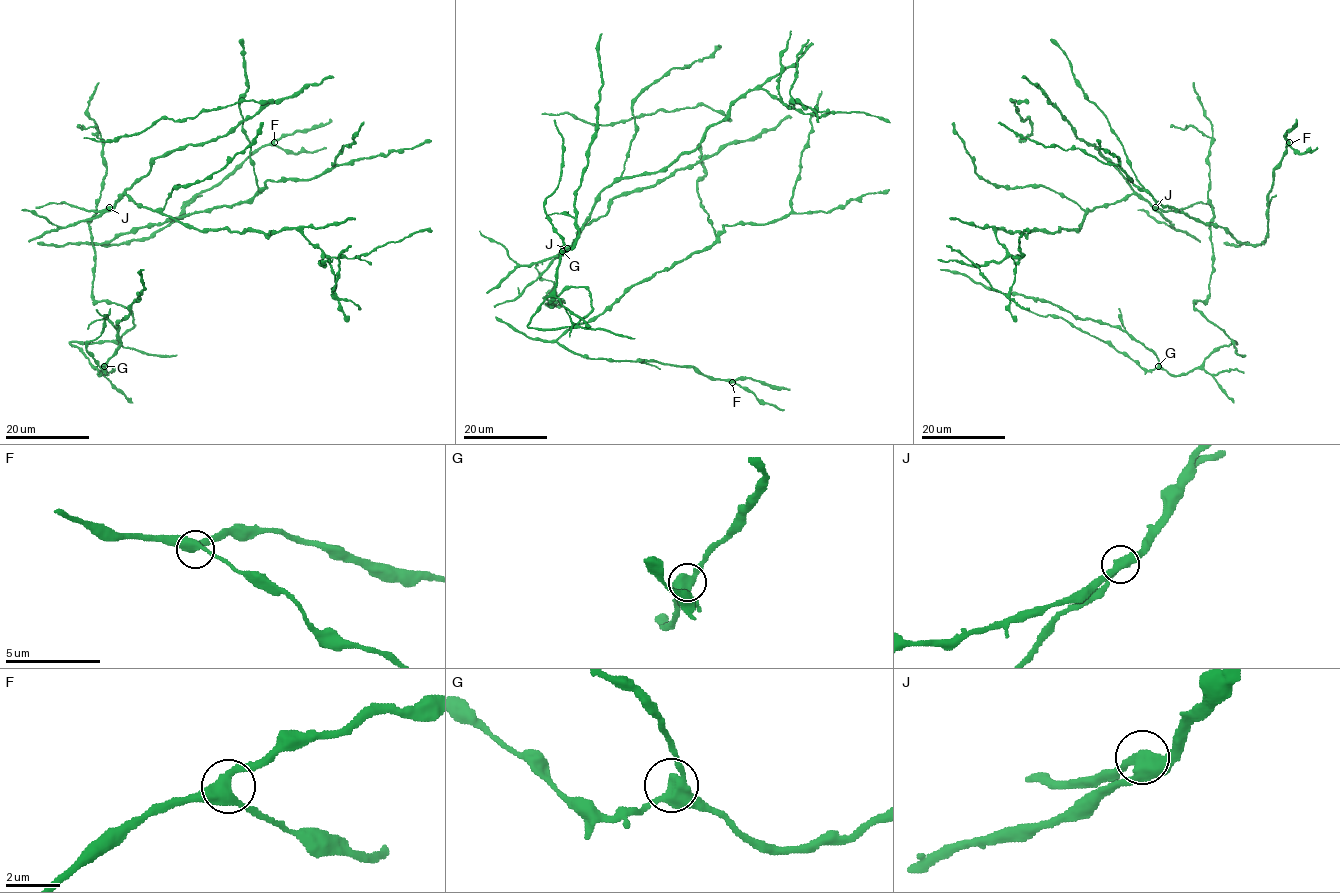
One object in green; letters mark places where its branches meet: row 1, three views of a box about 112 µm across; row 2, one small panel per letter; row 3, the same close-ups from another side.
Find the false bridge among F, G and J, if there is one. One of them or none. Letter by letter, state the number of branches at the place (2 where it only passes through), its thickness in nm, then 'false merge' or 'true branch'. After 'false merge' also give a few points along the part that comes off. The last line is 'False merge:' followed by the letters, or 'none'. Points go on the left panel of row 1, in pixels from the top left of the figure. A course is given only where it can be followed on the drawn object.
F: branches 3; calibre 380 nm; true branch
G: branches 3; calibre 440 nm; true branch
J: branches 3; calibre 440 nm; false merge; course (109, 207), (85, 211), (61, 202), (36, 207)
False merge: J

